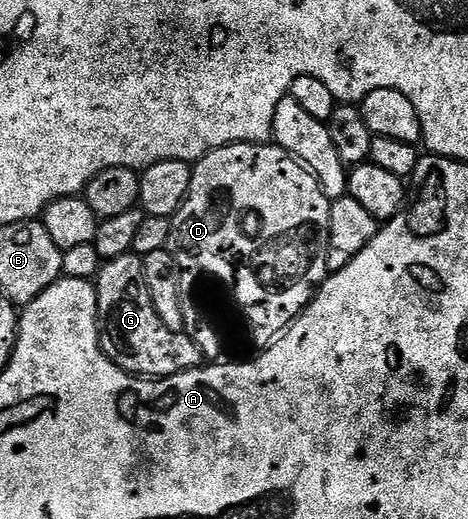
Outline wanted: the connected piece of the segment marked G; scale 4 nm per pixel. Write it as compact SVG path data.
M132 253L115 257L100 264L101 272L95 278L97 289L97 322L101 328L101 348L103 353L115 365L119 365L128 375L166 379L184 371L194 371L202 366L203 351L184 330L172 331L166 320L156 311L148 283L144 279L142 256Z

